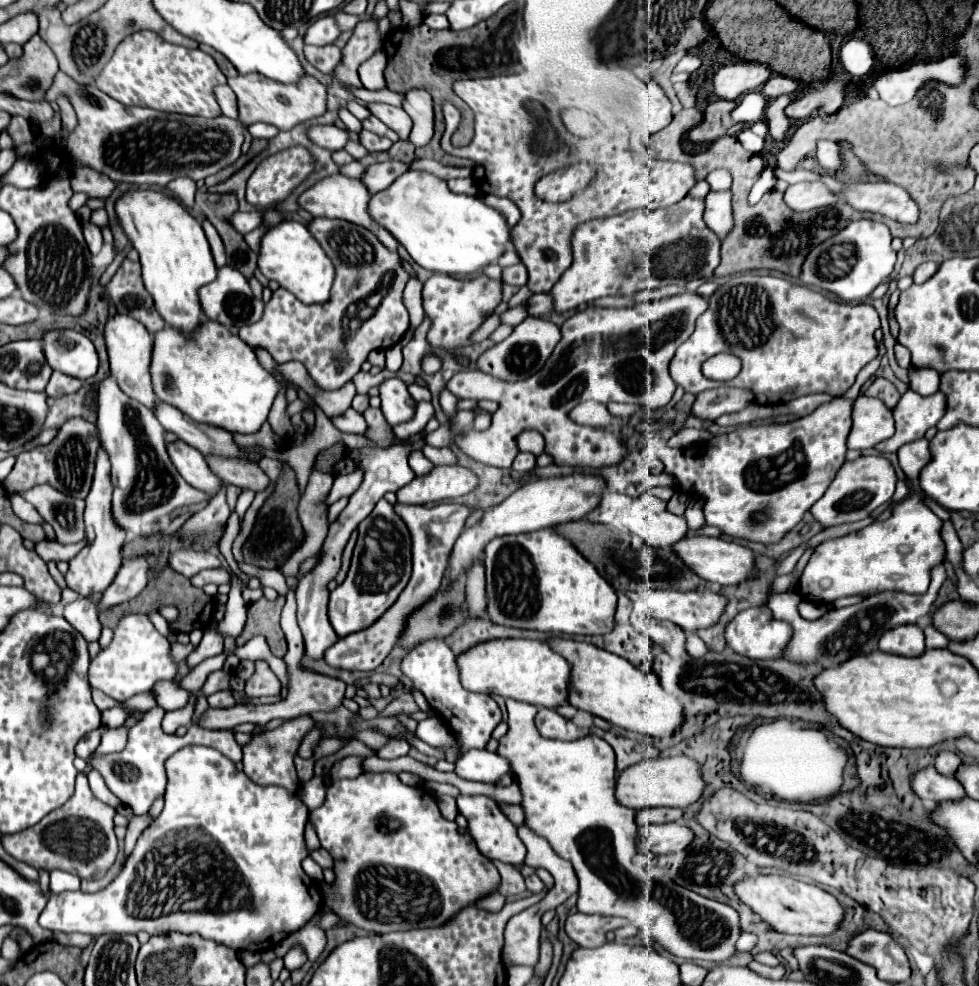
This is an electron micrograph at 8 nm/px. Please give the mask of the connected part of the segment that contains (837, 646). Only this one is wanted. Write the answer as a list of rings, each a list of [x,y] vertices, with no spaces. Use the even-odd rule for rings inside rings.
[[[938,564],[936,568],[932,568],[932,582],[930,582],[928,592],[924,592],[924,594],[880,592],[878,596],[864,598],[856,606],[848,606],[848,608],[840,608],[840,610],[832,608],[828,614],[824,614],[822,618],[818,618],[814,622],[804,620],[798,614],[798,594],[792,594],[792,592],[774,594],[768,600],[772,614],[778,620],[786,620],[794,628],[794,638],[790,640],[788,652],[784,658],[798,662],[798,664],[824,660],[826,666],[840,666],[842,662],[846,662],[848,658],[852,658],[860,652],[868,654],[878,648],[878,640],[884,634],[884,630],[892,630],[900,624],[916,624],[918,618],[924,618],[930,612],[944,580],[946,580],[946,568],[944,568],[944,564]]]

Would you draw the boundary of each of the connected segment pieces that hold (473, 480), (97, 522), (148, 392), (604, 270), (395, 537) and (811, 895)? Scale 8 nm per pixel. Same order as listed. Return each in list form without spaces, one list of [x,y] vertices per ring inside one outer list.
[[[434,466],[428,474],[424,476],[416,476],[410,484],[406,484],[404,488],[400,488],[396,492],[396,498],[400,504],[426,504],[426,502],[440,502],[440,500],[450,500],[462,494],[468,494],[470,490],[474,490],[478,484],[478,478],[474,476],[474,472],[470,472],[464,466]]]
[[[98,448],[98,456],[96,456],[96,472],[94,472],[94,482],[92,482],[92,490],[86,498],[86,510],[84,510],[84,522],[86,522],[86,538],[88,544],[86,548],[80,550],[78,556],[74,556],[70,560],[70,570],[66,574],[66,584],[70,590],[74,590],[80,598],[90,598],[96,592],[104,592],[120,564],[122,564],[122,544],[126,540],[126,532],[116,524],[116,520],[112,520],[112,508],[110,508],[110,500],[112,500],[112,482],[110,482],[110,460],[108,454],[104,452],[104,448]]]
[[[116,314],[116,316],[108,318],[106,330],[104,330],[104,340],[106,340],[108,358],[110,358],[110,372],[118,380],[118,386],[122,388],[122,392],[152,410],[156,404],[156,396],[152,390],[150,372],[148,372],[150,370],[150,356],[152,356],[150,332],[144,328],[144,324],[140,324],[138,320],[132,320],[132,316]]]
[[[686,196],[680,202],[656,212],[630,210],[620,216],[610,216],[606,220],[590,220],[586,224],[580,224],[572,238],[574,262],[552,288],[554,310],[566,312],[586,302],[598,300],[602,296],[630,296],[640,290],[662,288],[668,284],[682,286],[688,280],[712,276],[714,268],[720,264],[722,240],[704,224],[702,216],[704,216],[704,200]]]
[[[380,500],[370,516],[358,524],[358,540],[346,580],[330,594],[328,616],[338,636],[352,634],[374,624],[406,588],[412,572],[412,538],[408,526],[396,516],[394,506]]]
[[[758,874],[746,876],[734,884],[734,892],[754,914],[758,914],[768,926],[782,934],[802,934],[802,936],[828,936],[842,920],[842,906],[840,902],[828,894],[826,890],[804,884],[800,880],[788,876],[774,876],[774,874]]]

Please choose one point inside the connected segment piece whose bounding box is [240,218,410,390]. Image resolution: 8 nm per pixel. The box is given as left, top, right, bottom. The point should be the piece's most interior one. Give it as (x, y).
(367, 294)

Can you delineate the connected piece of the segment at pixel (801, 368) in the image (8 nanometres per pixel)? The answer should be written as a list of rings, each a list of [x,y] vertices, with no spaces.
[[[740,274],[730,278],[708,298],[708,302],[710,306],[704,316],[698,318],[694,334],[680,346],[670,364],[670,374],[674,382],[678,386],[684,386],[684,390],[690,394],[720,386],[720,382],[708,380],[700,372],[702,362],[718,352],[728,352],[742,360],[742,372],[722,386],[752,390],[756,404],[784,404],[816,392],[842,396],[854,384],[856,374],[878,356],[874,330],[880,328],[880,318],[870,304],[834,302],[820,292],[792,284],[788,280],[752,274]]]

